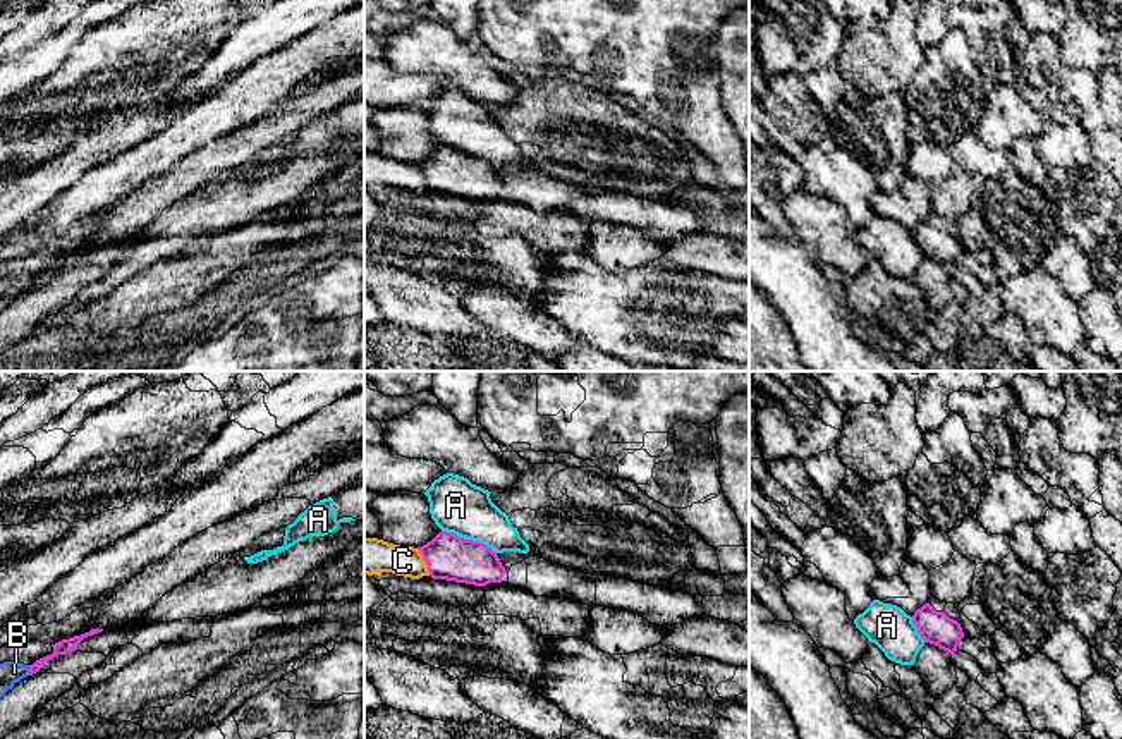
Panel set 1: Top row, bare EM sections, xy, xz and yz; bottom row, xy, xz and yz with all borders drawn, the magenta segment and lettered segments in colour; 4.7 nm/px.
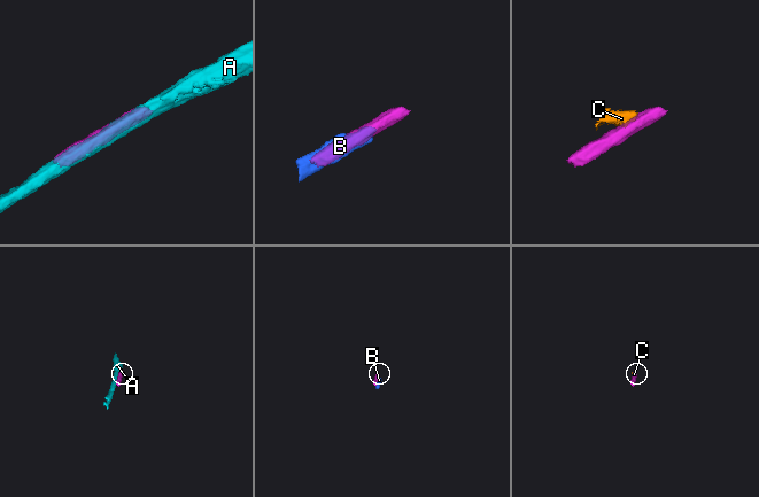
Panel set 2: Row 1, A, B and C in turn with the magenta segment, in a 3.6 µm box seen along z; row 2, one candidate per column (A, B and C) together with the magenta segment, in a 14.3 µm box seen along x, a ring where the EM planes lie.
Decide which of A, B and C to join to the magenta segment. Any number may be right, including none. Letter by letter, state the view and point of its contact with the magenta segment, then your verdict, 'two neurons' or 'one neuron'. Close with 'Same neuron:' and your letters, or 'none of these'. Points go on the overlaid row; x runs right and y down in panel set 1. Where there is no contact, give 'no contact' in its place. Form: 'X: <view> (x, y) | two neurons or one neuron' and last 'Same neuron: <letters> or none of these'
A: xz (469, 540) | two neurons
B: xy (30, 671) | two neurons
C: xz (425, 561) | two neurons
Same neuron: none of these

